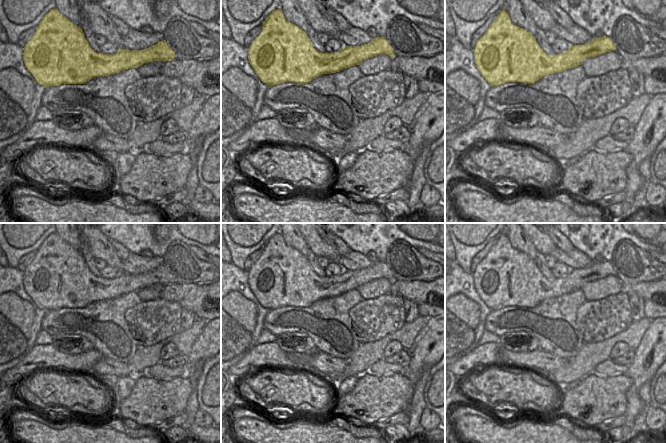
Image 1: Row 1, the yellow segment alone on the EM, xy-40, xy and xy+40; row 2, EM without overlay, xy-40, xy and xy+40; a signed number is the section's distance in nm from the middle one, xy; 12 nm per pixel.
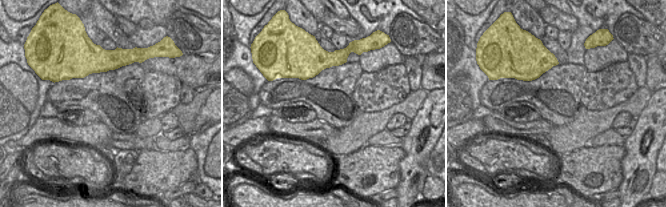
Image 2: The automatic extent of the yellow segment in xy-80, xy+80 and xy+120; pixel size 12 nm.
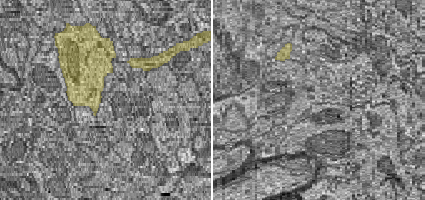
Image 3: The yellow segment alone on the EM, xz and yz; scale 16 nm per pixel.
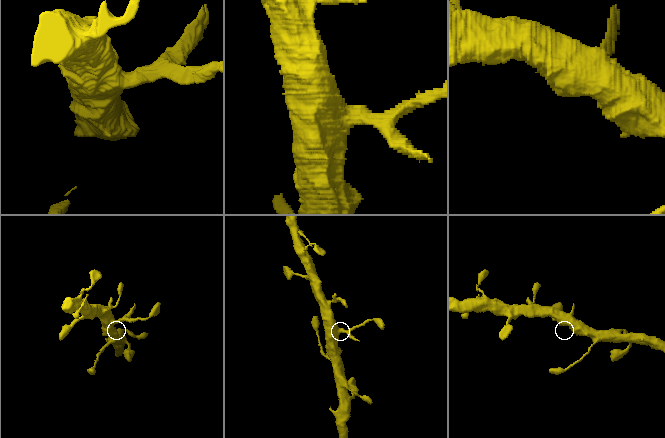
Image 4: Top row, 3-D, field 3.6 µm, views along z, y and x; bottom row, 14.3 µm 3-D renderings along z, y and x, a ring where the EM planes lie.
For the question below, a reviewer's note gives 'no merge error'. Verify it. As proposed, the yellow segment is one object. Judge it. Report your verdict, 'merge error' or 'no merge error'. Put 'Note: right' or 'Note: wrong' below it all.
merge error
Note: wrong

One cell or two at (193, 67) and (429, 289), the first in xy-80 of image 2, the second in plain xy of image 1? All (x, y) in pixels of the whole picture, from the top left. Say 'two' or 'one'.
one

